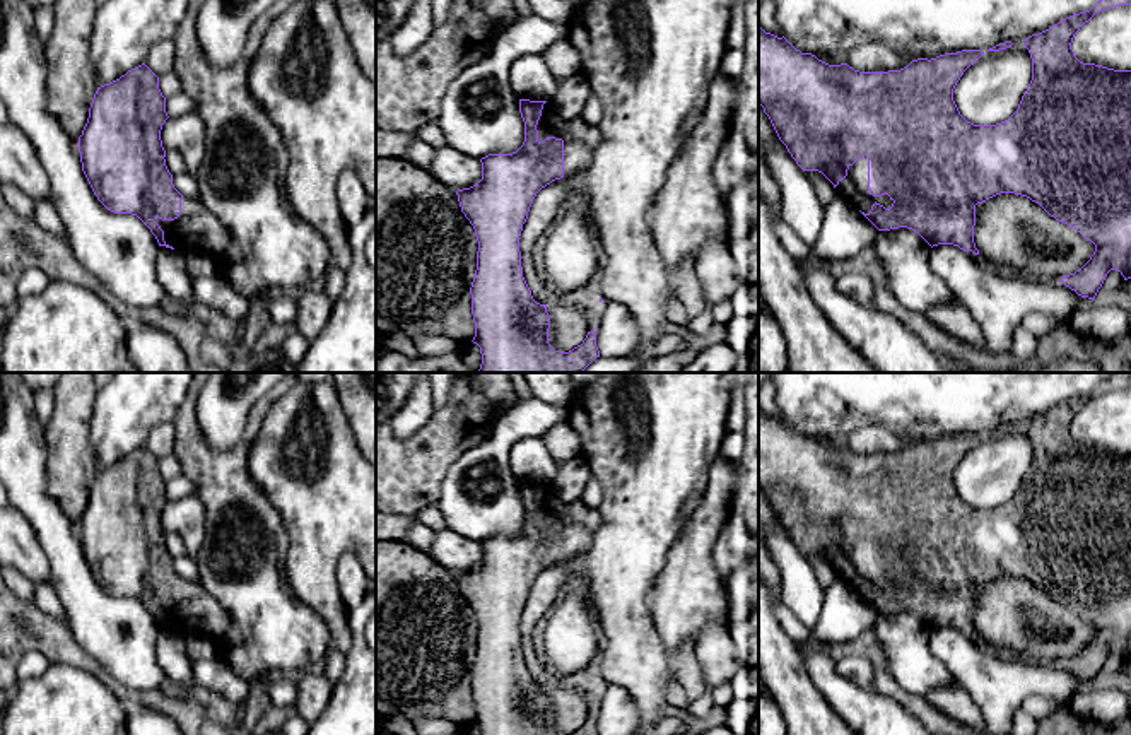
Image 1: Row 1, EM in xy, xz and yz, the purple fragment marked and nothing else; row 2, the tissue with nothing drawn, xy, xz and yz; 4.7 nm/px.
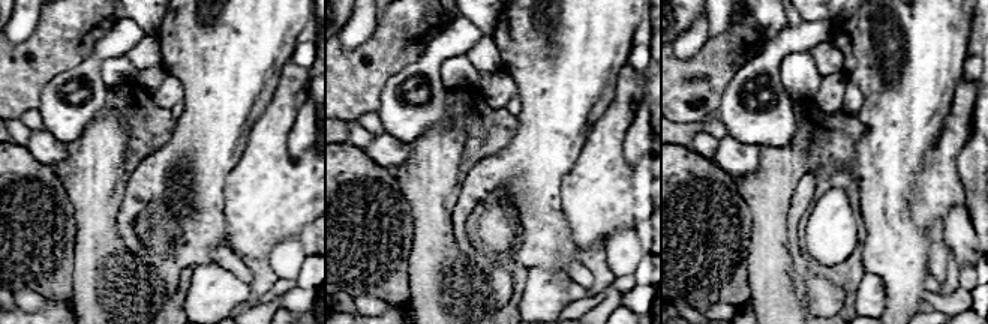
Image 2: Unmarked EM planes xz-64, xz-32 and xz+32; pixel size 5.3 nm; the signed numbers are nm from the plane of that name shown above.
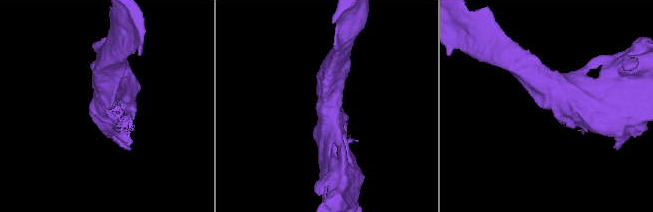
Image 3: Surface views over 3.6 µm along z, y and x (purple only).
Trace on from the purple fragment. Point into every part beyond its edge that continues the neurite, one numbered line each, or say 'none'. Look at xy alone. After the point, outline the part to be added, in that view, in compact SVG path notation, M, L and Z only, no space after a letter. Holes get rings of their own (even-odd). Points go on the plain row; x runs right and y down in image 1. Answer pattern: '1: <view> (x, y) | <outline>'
1: xy (195, 614) | M181 581L181 595L174 603L154 602L164 614L166 627L183 636L205 636L219 641L227 629L227 615L220 605L195 581Z

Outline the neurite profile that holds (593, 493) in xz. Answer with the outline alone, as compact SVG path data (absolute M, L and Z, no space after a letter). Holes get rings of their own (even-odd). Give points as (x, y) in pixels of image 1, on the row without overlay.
M591 477L581 496L581 503L584 503L589 508L598 508L601 499L603 499L603 487L595 477Z

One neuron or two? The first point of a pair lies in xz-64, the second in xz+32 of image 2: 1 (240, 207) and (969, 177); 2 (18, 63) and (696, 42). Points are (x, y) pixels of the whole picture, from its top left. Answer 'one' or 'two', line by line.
1: two
2: two

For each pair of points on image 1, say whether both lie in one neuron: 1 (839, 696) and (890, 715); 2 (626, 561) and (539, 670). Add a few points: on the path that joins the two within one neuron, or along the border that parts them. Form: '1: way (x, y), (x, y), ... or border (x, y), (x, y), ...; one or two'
1: way (851, 703), (872, 715), (879, 715); one
2: way (586, 564), (568, 568), (545, 590), (528, 631); one

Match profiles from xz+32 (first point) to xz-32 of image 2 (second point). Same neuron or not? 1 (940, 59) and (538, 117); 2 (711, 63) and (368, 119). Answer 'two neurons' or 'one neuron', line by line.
1: one neuron
2: two neurons

